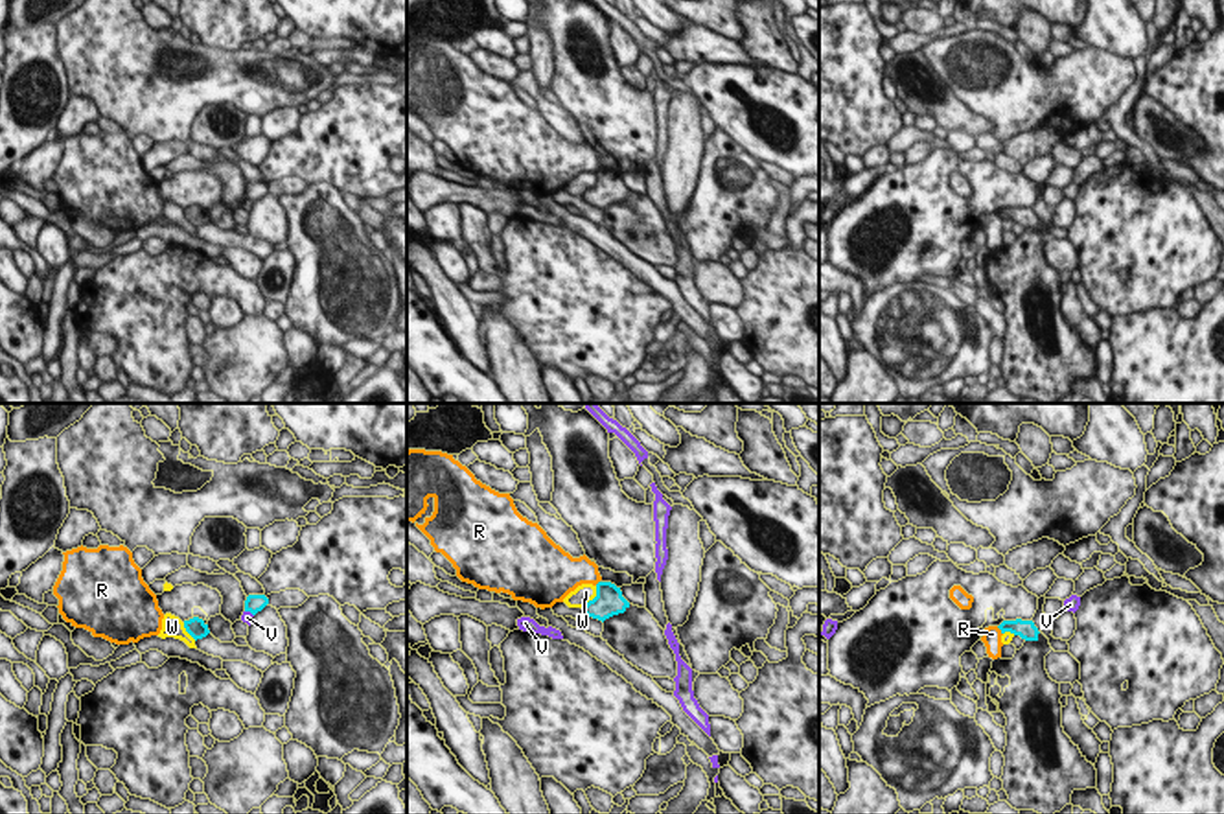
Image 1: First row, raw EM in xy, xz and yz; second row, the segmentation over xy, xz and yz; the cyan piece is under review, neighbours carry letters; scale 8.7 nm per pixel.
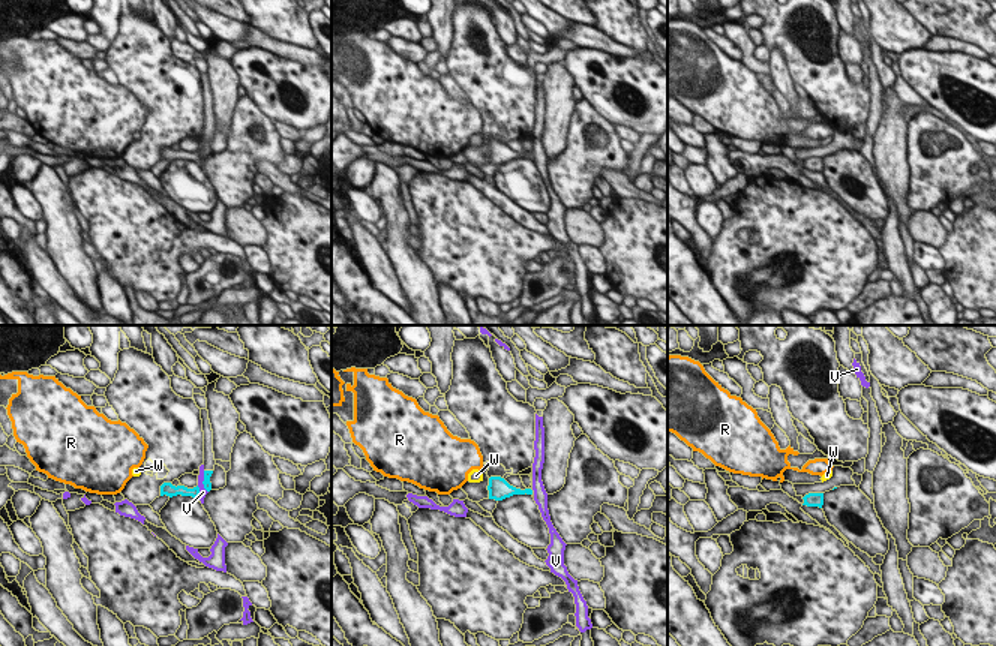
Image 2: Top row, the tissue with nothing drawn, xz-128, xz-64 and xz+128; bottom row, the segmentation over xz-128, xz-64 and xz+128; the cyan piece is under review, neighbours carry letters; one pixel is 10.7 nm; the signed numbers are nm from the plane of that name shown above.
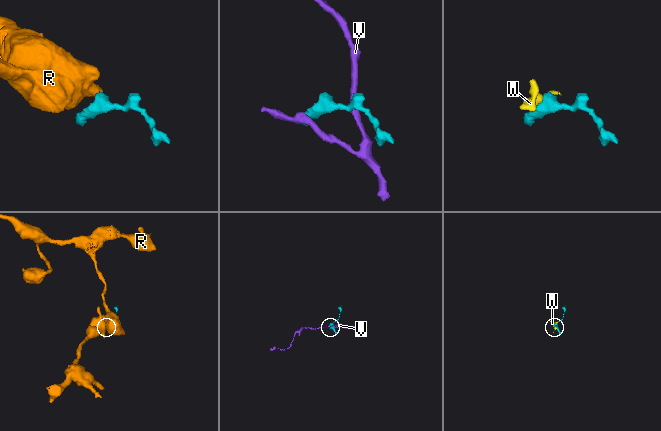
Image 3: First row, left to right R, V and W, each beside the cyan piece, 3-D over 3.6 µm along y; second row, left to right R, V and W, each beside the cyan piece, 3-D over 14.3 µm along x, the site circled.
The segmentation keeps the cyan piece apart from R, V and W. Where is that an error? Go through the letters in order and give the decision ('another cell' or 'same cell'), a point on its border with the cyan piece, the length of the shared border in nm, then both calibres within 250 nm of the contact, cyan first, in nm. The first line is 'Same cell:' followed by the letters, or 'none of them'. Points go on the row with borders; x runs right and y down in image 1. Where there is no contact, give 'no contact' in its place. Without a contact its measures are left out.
Same cell: none of them
R: another cell; meets cyan in yz at (1000, 628); contact 100 nm long; 160 nm thick on the cyan side, 160 nm on the other
V: another cell; meets cyan in xy at (249, 610); contact 100 nm long; 160 nm thick on the cyan side, 100 nm on the other
W: another cell; meets cyan in xz at (595, 597); contact 240 nm long; 240 nm thick on the cyan side, 160 nm on the other

